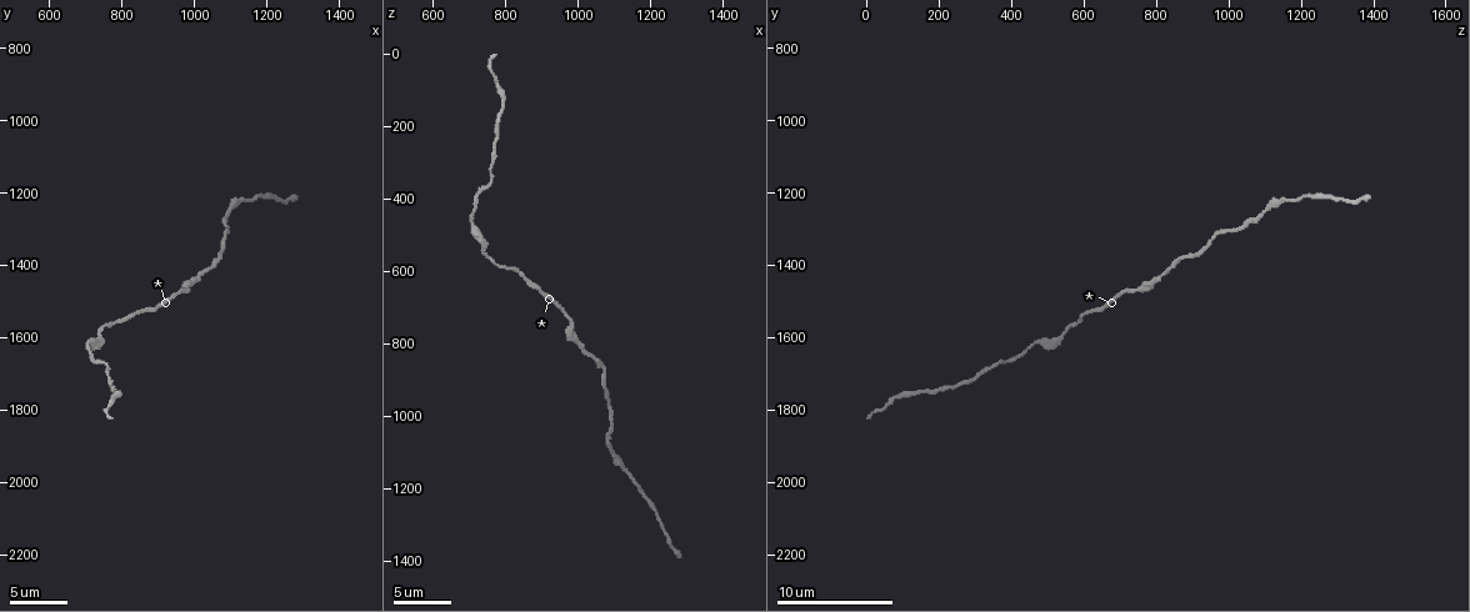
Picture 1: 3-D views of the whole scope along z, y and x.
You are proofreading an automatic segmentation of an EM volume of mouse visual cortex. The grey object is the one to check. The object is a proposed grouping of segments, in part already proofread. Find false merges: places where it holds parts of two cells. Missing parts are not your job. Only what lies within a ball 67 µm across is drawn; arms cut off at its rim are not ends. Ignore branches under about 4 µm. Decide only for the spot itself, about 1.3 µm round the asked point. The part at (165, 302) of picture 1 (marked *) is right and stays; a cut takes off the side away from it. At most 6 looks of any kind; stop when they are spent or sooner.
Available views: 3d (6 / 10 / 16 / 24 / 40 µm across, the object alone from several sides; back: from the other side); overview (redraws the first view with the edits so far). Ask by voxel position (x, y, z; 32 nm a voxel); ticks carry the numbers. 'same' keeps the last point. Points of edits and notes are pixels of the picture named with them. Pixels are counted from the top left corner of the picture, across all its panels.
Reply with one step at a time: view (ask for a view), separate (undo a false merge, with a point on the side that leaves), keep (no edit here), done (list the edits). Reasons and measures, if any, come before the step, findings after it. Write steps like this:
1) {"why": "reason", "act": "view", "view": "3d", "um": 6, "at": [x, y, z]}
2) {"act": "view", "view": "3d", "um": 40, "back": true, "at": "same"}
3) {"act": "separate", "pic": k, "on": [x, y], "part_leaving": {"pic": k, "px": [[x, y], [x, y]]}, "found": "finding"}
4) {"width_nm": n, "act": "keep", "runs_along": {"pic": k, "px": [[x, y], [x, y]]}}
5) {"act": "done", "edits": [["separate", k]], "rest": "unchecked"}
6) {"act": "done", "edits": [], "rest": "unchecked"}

{"why": "thick turns thin", "act": "view", "view": "3d", "um": 10, "at": [1140, 1220, 1160]}

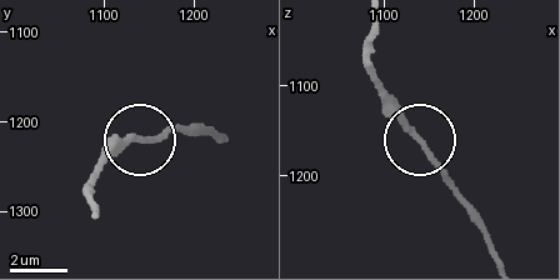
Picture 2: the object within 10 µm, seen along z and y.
{"act": "view", "view": "3d", "um": 10, "back": true, "at": [1140, 1220, 1165]}

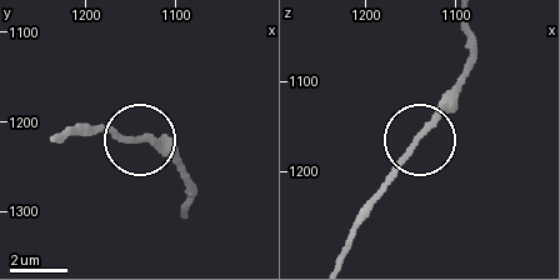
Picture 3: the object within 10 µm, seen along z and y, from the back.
{"act": "keep", "runs_along": {"pic": 3, "px": [[466, 24], [471, 66], [401, 168], [361, 208]]}, "found": "all the same cell"}

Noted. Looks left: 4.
{"why": "thick turns thin", "act": "view", "view": "3d", "um": 16, "at": [1090, 1300, 1030]}

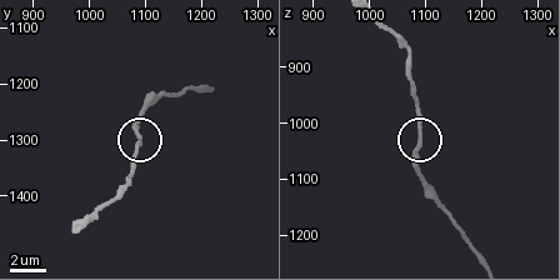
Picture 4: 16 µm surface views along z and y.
{"act": "keep", "runs_along": {"pic": 4, "px": [[378, 21], [409, 58], [409, 89], [419, 111], [419, 178]]}, "found": "continuous, no second cell"}

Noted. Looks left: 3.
{"why": "thick turns thin", "act": "view", "view": "3d", "um": 10, "at": [1000, 1430, 800]}

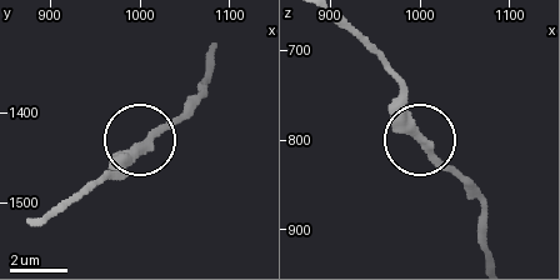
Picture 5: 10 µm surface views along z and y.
{"act": "keep", "found": "continuous, no second cell"}

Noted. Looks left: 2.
{"act": "done", "edits": [], "rest": "unchecked"}

